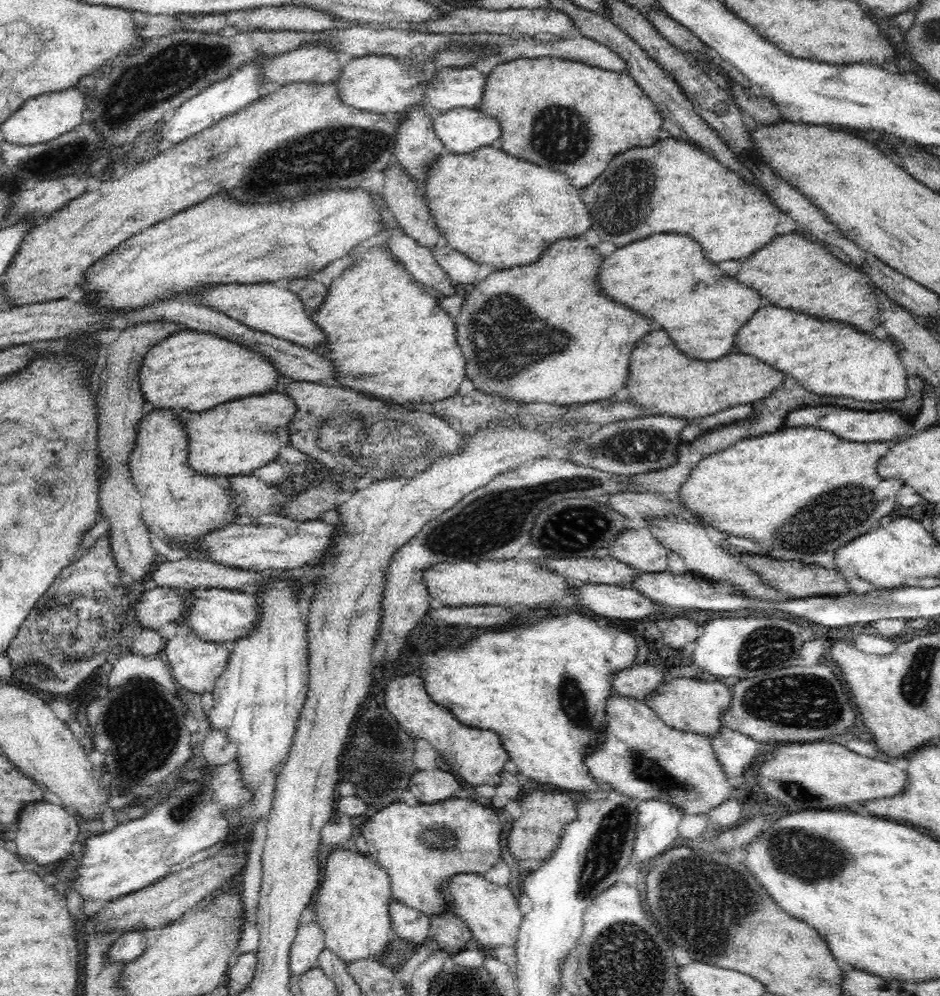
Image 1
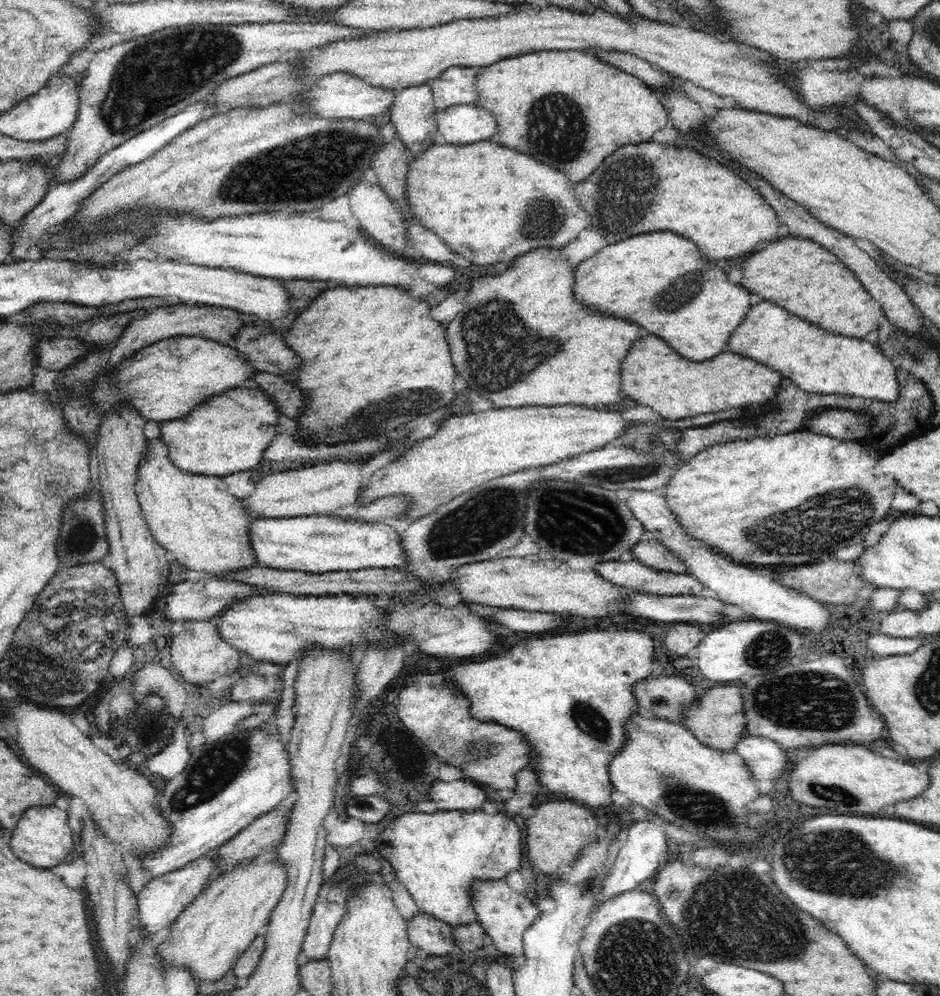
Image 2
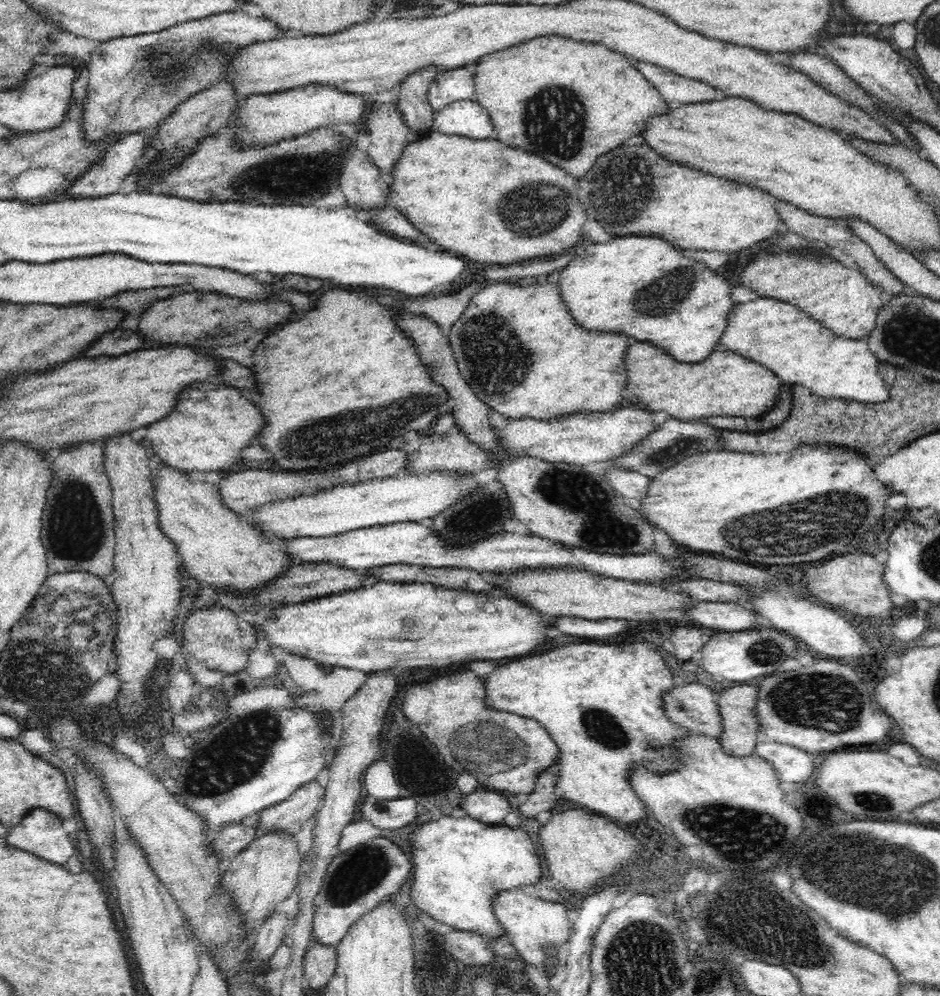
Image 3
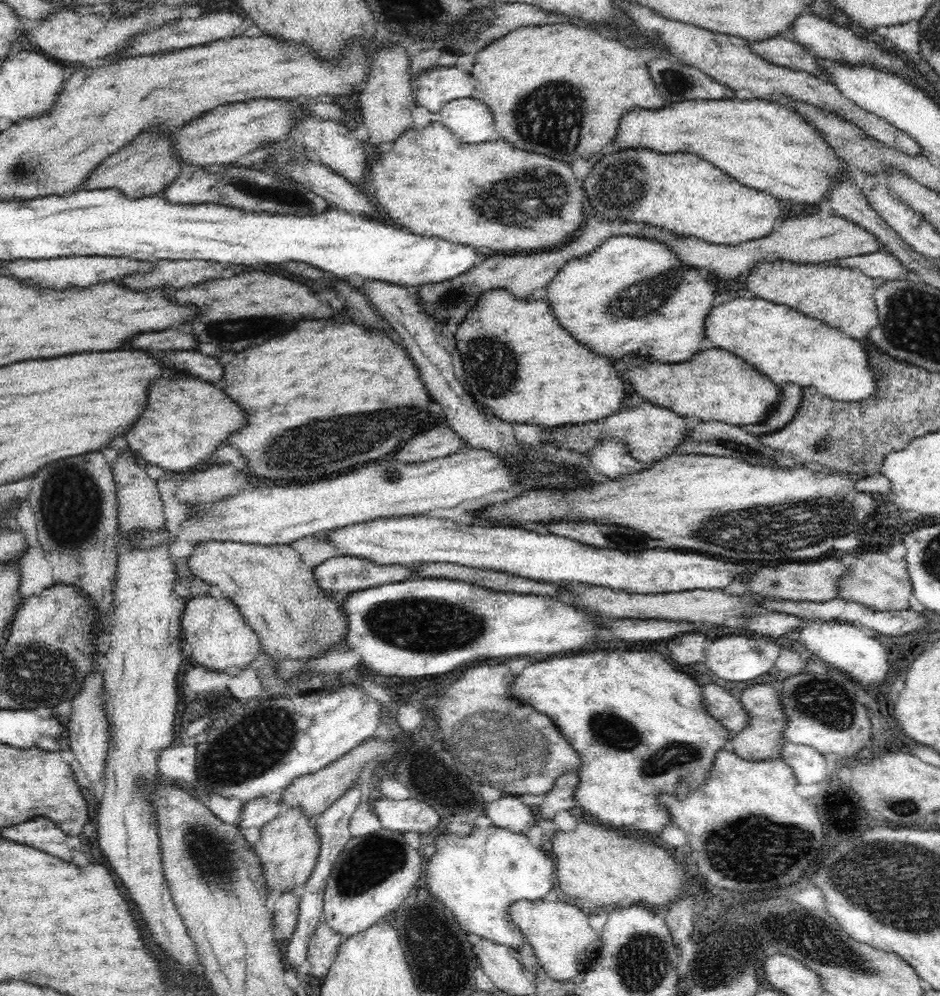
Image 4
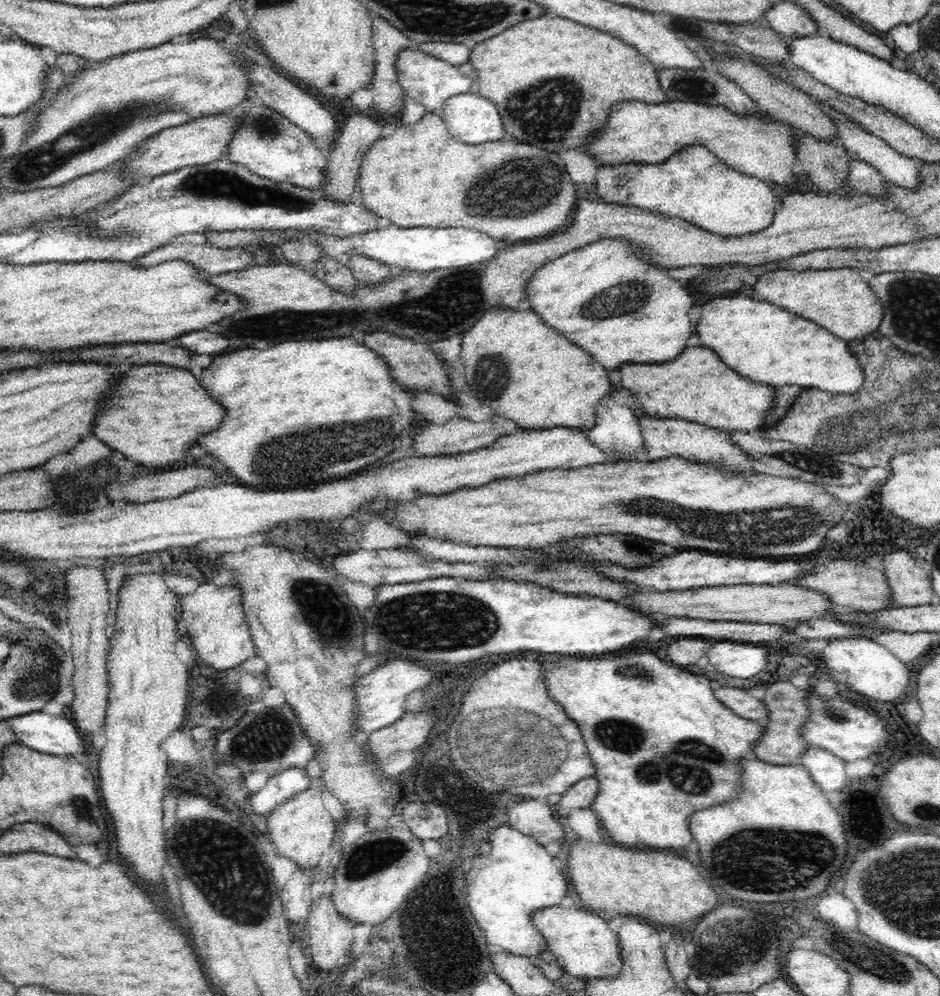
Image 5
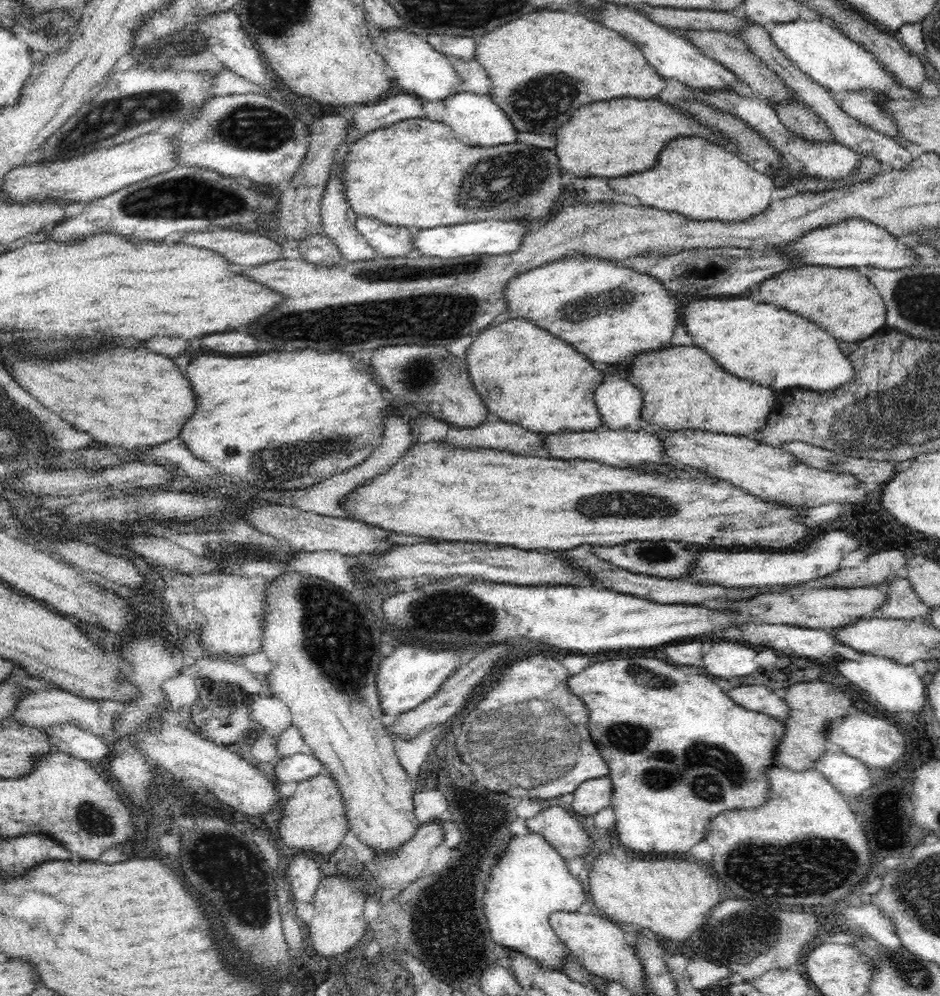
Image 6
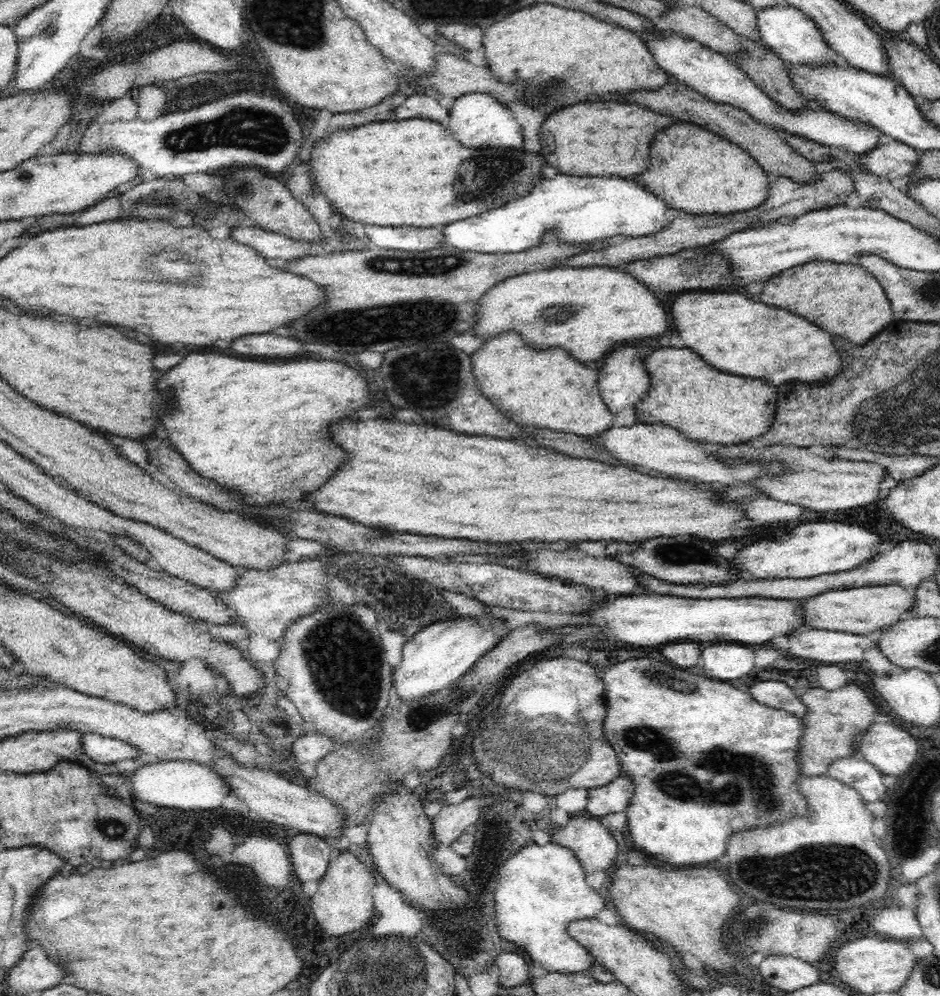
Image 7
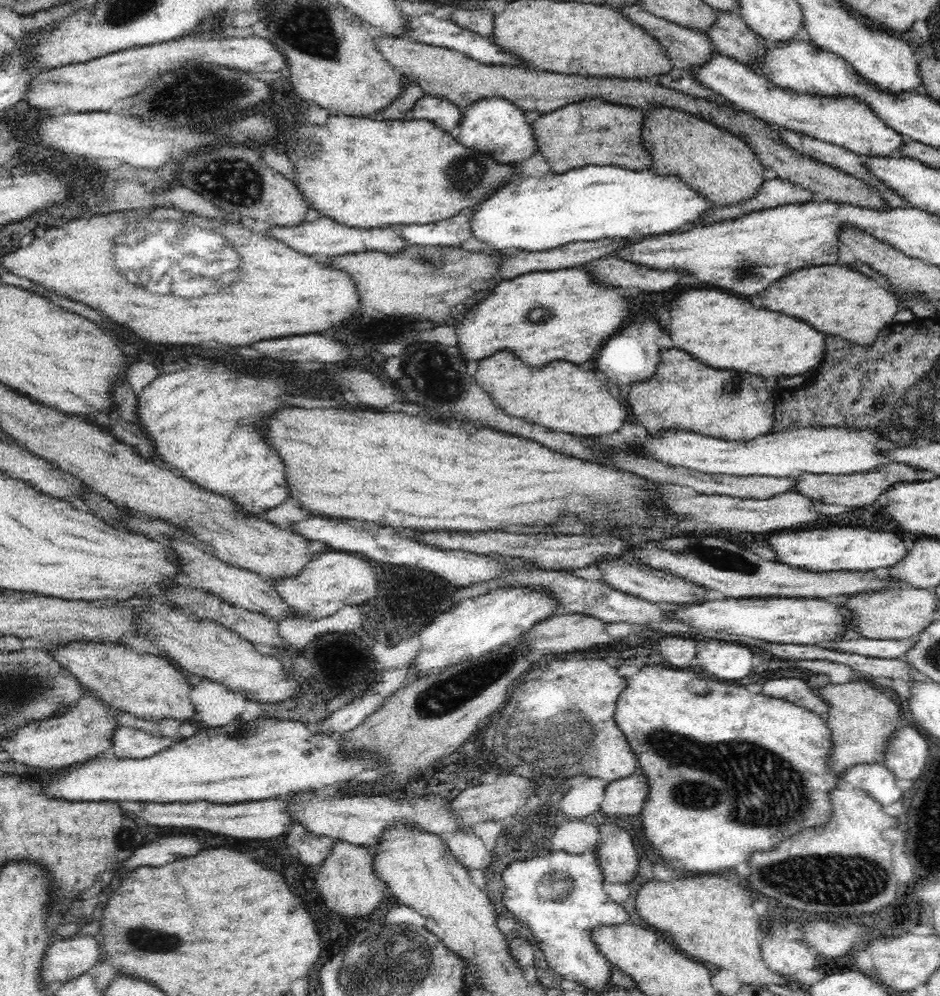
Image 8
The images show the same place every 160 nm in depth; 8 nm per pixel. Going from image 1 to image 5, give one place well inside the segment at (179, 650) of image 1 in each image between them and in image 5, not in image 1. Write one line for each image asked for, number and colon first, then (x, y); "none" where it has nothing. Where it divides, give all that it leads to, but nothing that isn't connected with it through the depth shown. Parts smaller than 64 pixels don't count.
2: (199, 653)
3: (217, 638)
4: (219, 637)
5: (217, 626)

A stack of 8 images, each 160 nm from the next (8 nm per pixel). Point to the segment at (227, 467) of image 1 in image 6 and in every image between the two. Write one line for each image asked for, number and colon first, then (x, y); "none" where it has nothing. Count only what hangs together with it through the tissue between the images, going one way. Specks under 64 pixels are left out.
2: (228, 434)
3: (208, 435)
4: (179, 429)
5: (157, 412)
6: (132, 397)

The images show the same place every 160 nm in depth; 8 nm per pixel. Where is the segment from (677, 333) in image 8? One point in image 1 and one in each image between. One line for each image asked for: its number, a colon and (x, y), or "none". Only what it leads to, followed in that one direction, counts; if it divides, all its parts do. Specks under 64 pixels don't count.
1: (830, 359)
2: (819, 362)
3: (797, 349)
4: (787, 347)
5: (759, 340)
6: (758, 342)
7: (734, 334)

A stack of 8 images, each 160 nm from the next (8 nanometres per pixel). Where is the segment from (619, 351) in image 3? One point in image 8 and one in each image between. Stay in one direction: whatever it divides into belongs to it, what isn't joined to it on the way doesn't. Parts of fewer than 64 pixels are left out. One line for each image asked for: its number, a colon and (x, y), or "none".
4: (509, 348)
5: (523, 370)
6: (526, 377)
7: (549, 390)
8: (561, 397)

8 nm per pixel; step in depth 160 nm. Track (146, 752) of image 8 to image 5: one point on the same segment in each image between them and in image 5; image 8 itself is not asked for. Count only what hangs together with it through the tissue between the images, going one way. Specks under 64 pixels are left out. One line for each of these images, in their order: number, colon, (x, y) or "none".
5: (51, 734)
6: (67, 739)
7: (102, 749)

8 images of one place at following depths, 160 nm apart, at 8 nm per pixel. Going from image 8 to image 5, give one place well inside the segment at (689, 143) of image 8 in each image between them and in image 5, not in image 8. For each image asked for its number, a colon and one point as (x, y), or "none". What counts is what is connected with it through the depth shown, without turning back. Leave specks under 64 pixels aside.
5: (694, 185)
6: (702, 181)
7: (696, 171)

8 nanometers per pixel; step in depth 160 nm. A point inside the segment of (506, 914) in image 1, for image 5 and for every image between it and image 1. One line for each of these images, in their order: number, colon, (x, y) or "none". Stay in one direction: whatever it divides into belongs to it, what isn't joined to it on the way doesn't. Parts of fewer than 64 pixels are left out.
2: (504, 914)
3: (534, 926)
4: (565, 944)
5: (584, 946)

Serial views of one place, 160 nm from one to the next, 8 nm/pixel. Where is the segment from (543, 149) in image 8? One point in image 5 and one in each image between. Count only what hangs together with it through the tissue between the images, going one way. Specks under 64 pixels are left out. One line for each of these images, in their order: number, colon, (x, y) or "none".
5: (637, 132)
6: (614, 138)
7: (595, 138)

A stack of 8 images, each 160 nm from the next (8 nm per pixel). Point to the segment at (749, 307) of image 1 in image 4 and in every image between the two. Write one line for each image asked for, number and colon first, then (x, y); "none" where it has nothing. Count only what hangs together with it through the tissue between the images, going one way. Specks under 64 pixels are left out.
2: (696, 314)
3: (641, 286)
4: (608, 300)

